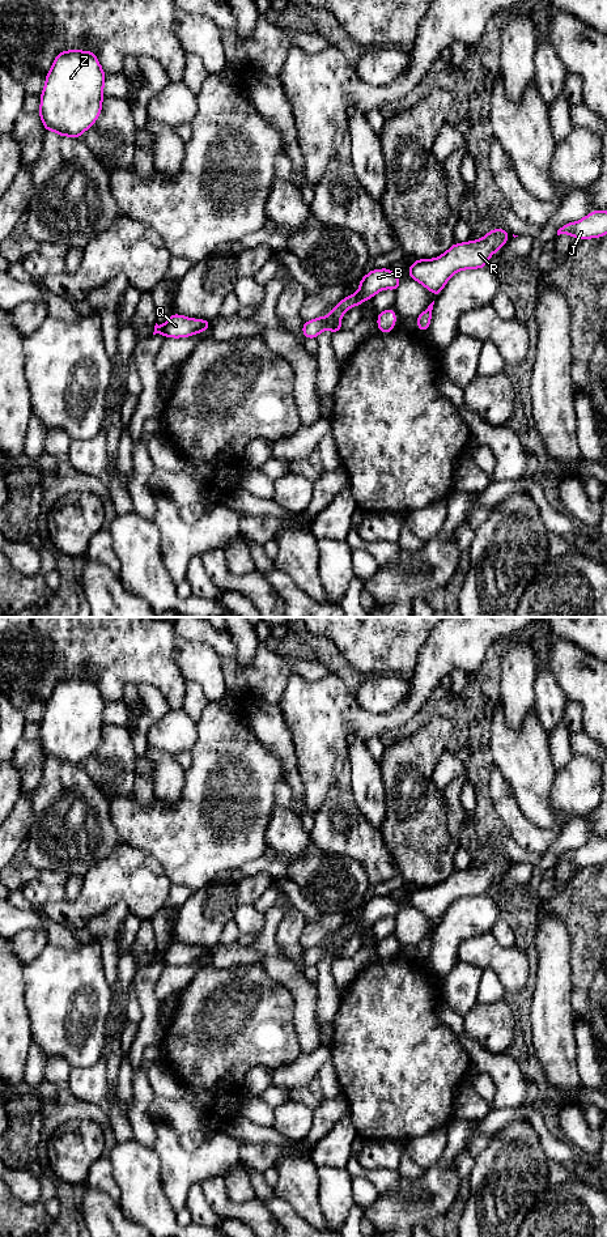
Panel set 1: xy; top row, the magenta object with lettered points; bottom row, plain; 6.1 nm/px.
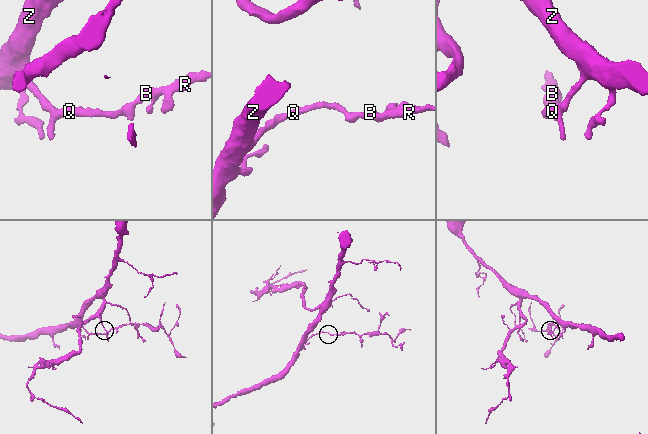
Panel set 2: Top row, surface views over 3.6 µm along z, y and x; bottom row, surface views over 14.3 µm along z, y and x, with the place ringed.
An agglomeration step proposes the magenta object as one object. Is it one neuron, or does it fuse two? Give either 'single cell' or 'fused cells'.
single cell

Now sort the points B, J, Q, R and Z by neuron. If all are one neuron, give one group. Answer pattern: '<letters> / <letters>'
B J Q R Z

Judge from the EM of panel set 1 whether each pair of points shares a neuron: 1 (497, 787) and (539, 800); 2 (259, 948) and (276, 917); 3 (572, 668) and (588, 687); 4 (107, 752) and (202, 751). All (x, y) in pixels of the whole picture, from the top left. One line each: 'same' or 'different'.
1: different
2: same
3: same
4: different

